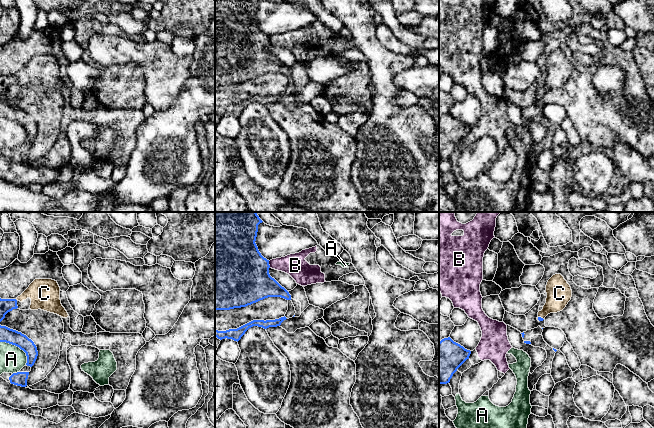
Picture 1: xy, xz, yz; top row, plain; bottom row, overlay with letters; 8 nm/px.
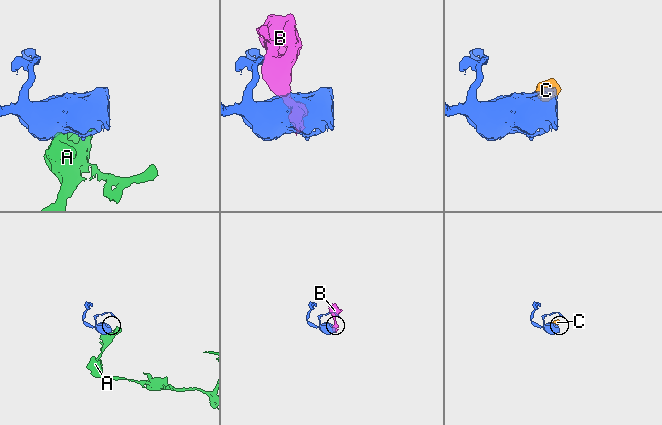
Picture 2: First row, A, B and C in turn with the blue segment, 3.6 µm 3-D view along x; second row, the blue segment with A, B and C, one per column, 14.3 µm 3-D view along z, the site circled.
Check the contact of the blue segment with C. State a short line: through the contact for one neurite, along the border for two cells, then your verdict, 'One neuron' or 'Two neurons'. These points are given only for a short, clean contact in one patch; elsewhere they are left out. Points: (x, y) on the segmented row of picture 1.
Line: yz (539, 318), (540, 317), (557, 299), (559, 293). One neuron

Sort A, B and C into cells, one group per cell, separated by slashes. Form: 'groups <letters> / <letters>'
groups A B / C

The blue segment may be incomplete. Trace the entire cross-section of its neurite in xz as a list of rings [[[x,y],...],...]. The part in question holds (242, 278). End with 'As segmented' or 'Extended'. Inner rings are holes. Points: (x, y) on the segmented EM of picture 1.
[[[215,212],[215,310],[230,310],[234,308],[246,307],[268,297],[281,297],[286,300],[291,300],[289,292],[270,276],[269,260],[261,255],[255,243],[258,225],[262,222],[263,221],[259,218],[256,212]]]. As segmented

